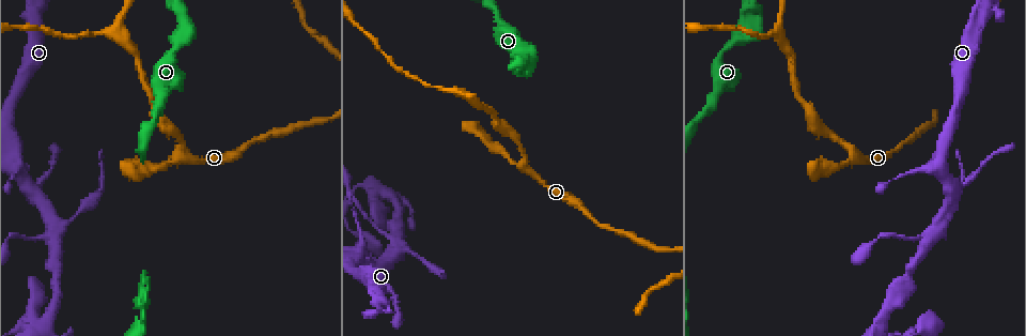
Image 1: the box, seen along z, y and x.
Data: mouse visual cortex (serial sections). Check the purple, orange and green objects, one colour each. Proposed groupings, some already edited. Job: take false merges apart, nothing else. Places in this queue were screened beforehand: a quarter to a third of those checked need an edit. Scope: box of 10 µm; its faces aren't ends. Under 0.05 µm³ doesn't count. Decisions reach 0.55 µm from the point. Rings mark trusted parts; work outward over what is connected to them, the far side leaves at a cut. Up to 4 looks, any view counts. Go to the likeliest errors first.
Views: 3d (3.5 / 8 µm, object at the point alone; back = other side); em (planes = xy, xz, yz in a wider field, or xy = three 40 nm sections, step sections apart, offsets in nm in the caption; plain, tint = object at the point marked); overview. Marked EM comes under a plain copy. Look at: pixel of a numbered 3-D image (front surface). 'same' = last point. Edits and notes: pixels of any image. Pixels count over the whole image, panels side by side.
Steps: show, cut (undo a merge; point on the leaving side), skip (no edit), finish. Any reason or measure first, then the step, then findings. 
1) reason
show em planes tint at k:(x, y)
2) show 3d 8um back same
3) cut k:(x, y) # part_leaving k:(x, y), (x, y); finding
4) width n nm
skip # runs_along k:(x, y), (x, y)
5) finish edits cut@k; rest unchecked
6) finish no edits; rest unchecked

thin arm on a thick one
show em xy step 2 tint at 1:(939, 224)

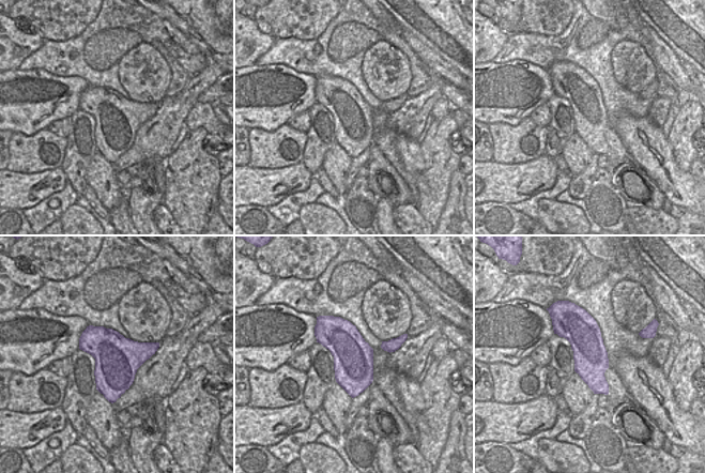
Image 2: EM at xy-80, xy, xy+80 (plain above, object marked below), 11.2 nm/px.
show 3d 3.5um back same

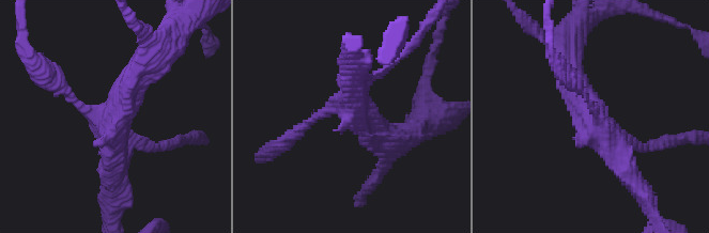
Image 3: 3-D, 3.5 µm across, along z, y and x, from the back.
width 460 nm
cut 3:(297, 134) # part_leaving 3:(321, 113), (262, 157); two cells meet here

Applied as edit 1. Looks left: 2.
four arms meet
show 3d 3.5um at 1:(34, 315)

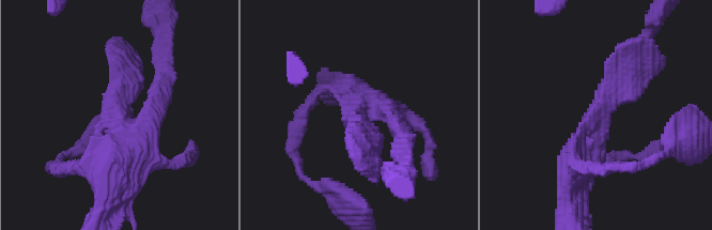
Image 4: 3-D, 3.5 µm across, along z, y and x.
need the tissue
show em xy step 3 tint at 4:(354, 109)

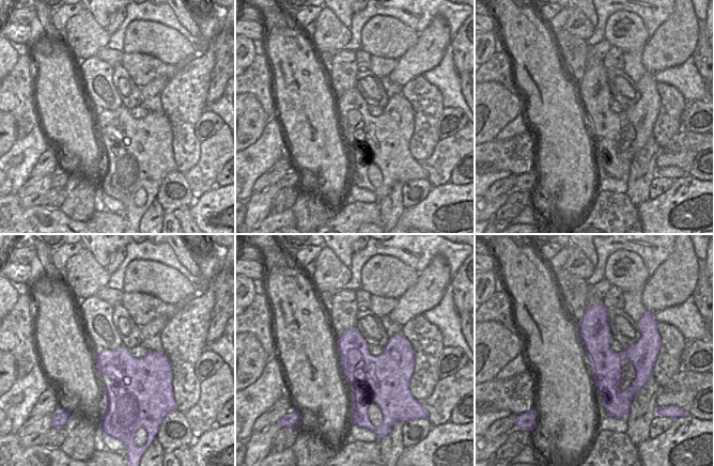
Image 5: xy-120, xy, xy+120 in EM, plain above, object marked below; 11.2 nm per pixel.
arm_widths 250, 250, 400, 400 nm
skip # runs_along 5:(601, 309), (605, 398); all the same cell

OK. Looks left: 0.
finish edits cut@3; rest unchecked

